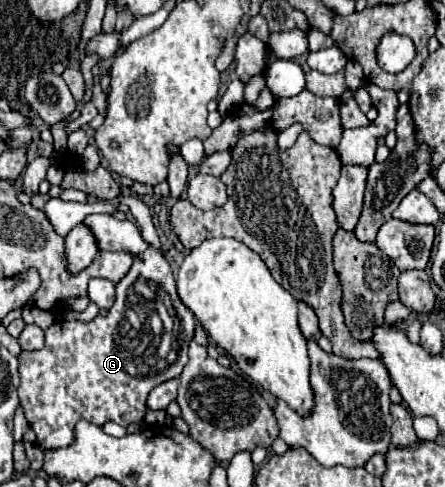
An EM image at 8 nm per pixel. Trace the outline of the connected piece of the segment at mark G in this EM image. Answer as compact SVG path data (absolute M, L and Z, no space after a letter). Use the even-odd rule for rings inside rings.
M150 244L144 252L134 258L128 274L116 284L116 302L106 316L96 316L90 322L80 320L56 320L46 330L46 346L36 352L22 352L20 360L20 404L24 408L26 420L36 432L36 446L42 450L64 448L72 444L74 424L80 418L86 418L90 424L104 426L106 422L116 422L120 426L128 426L134 422L144 422L146 414L146 398L150 390L166 380L178 378L182 368L188 362L188 344L194 336L194 314L180 302L176 294L176 282L170 264L166 258ZM152 314L158 314L164 332L154 340L154 332L150 326ZM162 358L168 364L152 372L156 360Z

